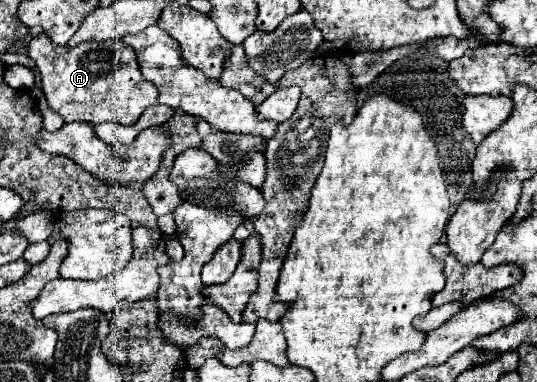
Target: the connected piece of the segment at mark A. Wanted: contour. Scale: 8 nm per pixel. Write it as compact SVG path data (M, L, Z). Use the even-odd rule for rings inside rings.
M45 34L31 38L27 46L29 58L35 60L43 76L43 92L49 108L67 122L119 122L131 126L145 108L157 104L157 88L149 84L139 70L133 48L121 40L85 42L77 48L61 48Z

